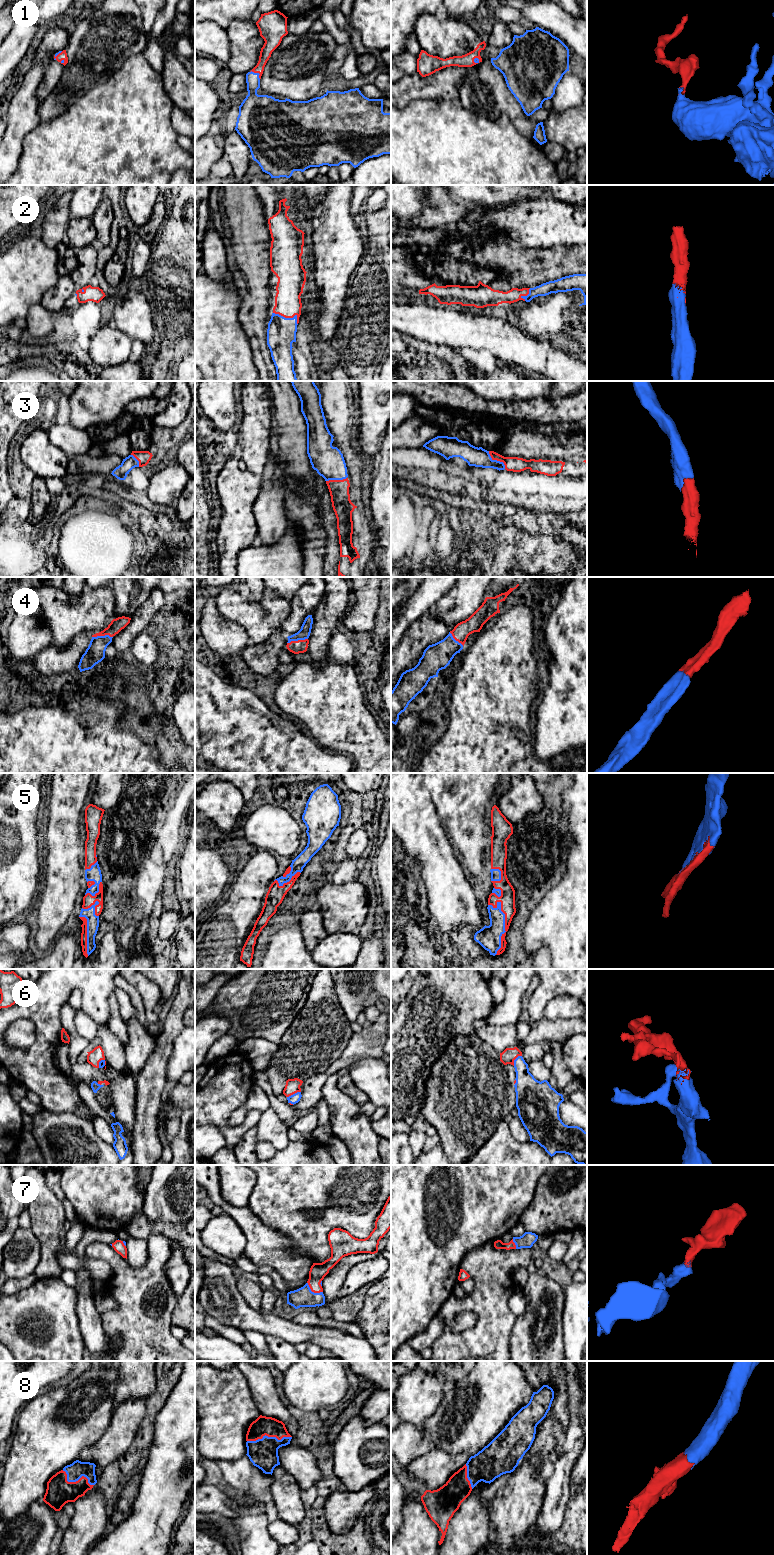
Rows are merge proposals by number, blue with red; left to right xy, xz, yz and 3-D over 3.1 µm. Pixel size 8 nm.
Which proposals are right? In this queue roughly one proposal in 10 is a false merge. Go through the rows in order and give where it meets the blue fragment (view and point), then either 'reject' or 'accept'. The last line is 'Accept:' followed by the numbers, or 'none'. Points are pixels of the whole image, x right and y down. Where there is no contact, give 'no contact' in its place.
1: meets blue in xz at (257, 73); accept
2: meets blue in xz at (289, 318); accept
3: meets blue in yz at (496, 460); accept
4: meets blue in xy at (102, 636); accept
5: meets blue in yz at (504, 928); accept
6: meets blue in xz at (293, 1094); accept
7: meets blue in xz at (313, 1292); accept
8: meets blue in xz at (269, 1437); accept
Accept: 1, 2, 3, 4, 5, 6, 7, 8

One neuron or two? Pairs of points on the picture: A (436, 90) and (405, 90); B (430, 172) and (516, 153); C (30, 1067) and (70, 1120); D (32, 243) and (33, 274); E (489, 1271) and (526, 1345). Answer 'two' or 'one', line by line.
A: one
B: one
C: two
D: one
E: two

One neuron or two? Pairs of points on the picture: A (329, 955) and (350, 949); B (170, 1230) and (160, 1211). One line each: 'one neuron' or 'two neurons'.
A: one neuron
B: two neurons

